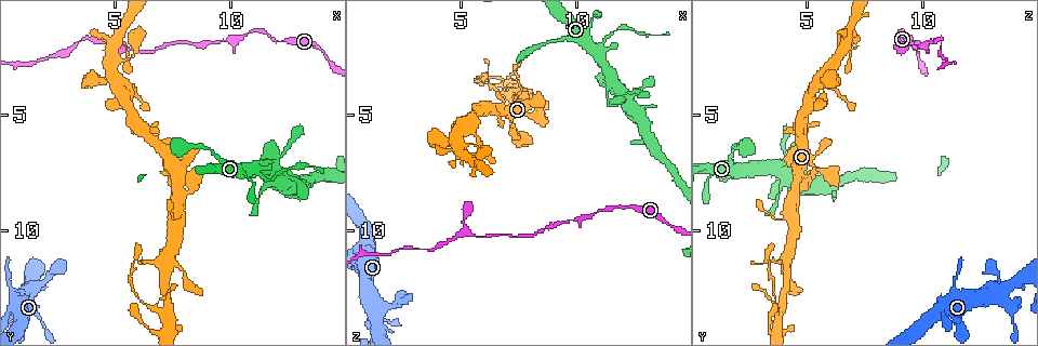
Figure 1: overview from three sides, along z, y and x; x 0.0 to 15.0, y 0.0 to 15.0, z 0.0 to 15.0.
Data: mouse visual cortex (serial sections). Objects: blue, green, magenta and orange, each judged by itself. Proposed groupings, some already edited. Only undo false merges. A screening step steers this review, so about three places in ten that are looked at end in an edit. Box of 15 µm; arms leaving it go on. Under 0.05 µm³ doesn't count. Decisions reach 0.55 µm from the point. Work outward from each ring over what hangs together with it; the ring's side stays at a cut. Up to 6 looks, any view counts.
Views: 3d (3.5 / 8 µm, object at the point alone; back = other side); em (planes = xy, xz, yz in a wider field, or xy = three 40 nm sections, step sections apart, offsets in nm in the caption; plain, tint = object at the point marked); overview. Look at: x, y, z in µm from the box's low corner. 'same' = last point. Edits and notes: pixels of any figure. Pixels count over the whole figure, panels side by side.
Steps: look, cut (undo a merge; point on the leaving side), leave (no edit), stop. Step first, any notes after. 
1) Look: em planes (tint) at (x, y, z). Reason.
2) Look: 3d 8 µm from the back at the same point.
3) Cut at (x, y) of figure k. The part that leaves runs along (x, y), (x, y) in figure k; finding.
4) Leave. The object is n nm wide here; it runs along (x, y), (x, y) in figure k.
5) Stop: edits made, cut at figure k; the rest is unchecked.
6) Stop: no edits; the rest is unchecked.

Look: 3d 3.5 µm at (11.0, 7.5, 2.1). Calibre changes.

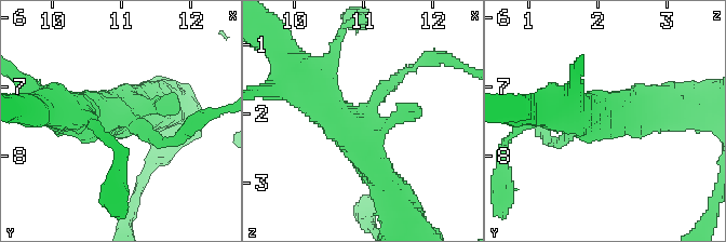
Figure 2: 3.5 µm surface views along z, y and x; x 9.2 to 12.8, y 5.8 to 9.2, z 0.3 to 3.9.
Look: em planes (tint) at (11.05, 7.45, 1.95). Shape alone is not enough.

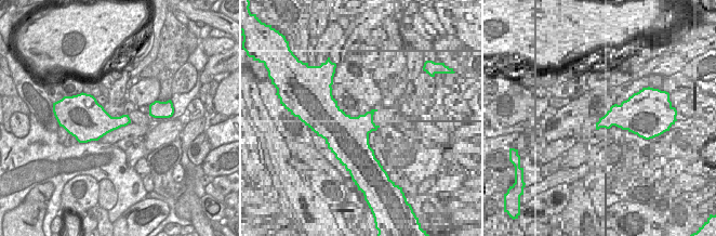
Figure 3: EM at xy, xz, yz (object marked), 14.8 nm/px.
Leave. The object is 320 nm wide here; it runs along (297, 74), (350, 129), (384, 184) in figure 2; one cell here.

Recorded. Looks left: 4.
Look: 3d 8 µm at (9.7, 1.8, 9.5). A narrow waist.

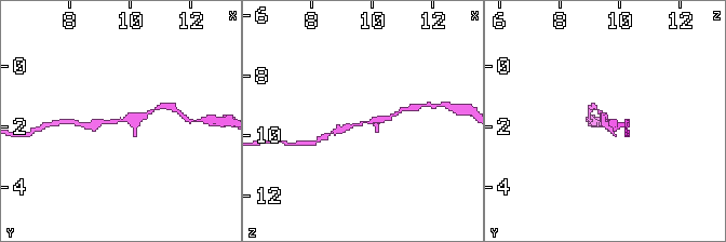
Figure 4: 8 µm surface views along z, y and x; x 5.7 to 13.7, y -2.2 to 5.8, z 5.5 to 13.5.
Look: em xy step 5 (tint) at (9.7, 1.7, 9.6).

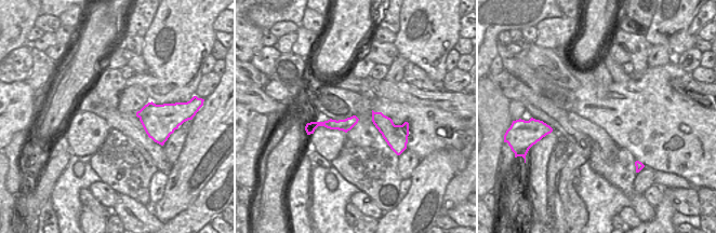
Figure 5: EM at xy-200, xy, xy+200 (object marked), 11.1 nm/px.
Leave. It runs along (355, 120), (310, 127) in figure 5; continuous, no second cell.

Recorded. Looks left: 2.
Look: em xy step 1 (tint) at (5.6, 1.6, 7.0). Calibre changes.

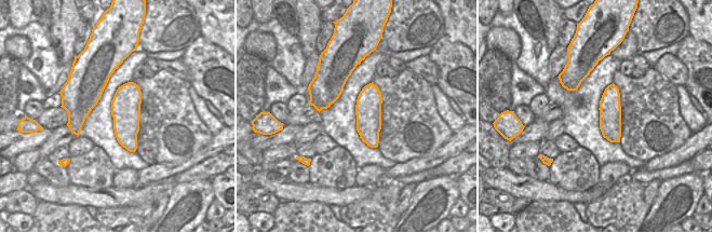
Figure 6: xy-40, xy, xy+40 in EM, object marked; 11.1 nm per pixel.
Look: 3d 3.5 µm at the same point. See where the arms go.

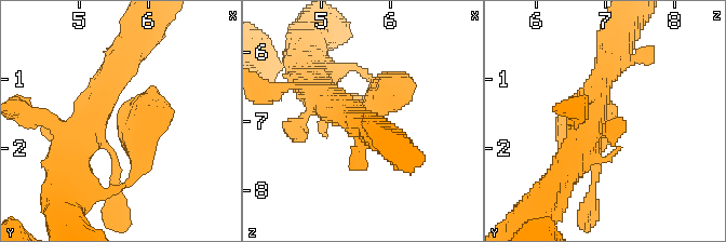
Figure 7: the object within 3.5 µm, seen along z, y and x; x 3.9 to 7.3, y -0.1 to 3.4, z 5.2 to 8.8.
Leave. It runs along (77, 148), (101, 105), (133, 128), (136, 174) in figure 7; continuous, no second cell.

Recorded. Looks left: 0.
Stop: no edits; the rest is unchecked.

